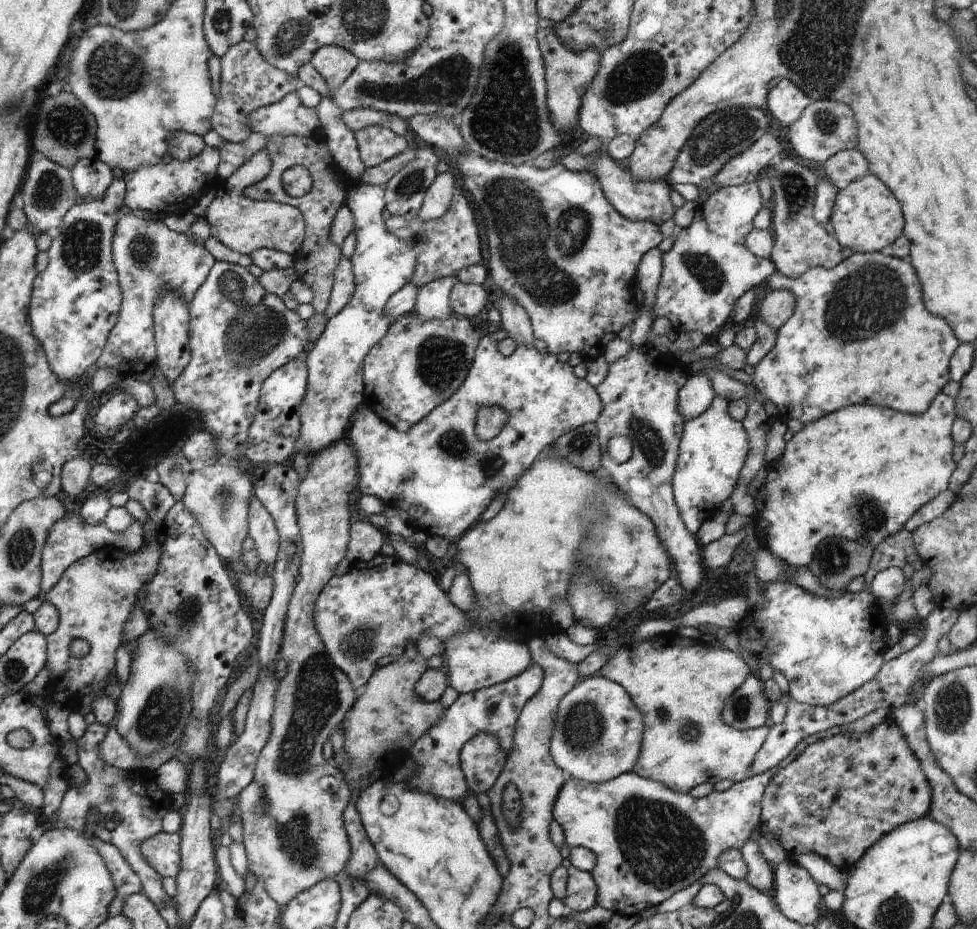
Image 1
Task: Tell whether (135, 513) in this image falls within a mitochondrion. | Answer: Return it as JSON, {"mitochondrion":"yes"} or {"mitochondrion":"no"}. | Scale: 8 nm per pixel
{"mitochondrion":"no"}

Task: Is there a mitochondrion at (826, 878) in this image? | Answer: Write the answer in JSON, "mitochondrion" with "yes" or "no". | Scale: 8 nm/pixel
{"mitochondrion":"no"}

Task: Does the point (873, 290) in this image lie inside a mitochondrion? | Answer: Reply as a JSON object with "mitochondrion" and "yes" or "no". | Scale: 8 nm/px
{"mitochondrion":"yes"}

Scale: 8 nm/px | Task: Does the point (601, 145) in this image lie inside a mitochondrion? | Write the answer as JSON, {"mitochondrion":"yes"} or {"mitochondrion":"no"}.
{"mitochondrion":"no"}

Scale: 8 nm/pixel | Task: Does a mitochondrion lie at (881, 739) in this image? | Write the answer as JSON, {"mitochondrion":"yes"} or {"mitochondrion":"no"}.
{"mitochondrion":"no"}

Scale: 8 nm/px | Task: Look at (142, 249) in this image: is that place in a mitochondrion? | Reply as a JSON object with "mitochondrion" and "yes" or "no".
{"mitochondrion":"yes"}

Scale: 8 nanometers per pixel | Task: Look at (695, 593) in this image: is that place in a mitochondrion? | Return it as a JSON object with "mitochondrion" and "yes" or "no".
{"mitochondrion":"no"}

